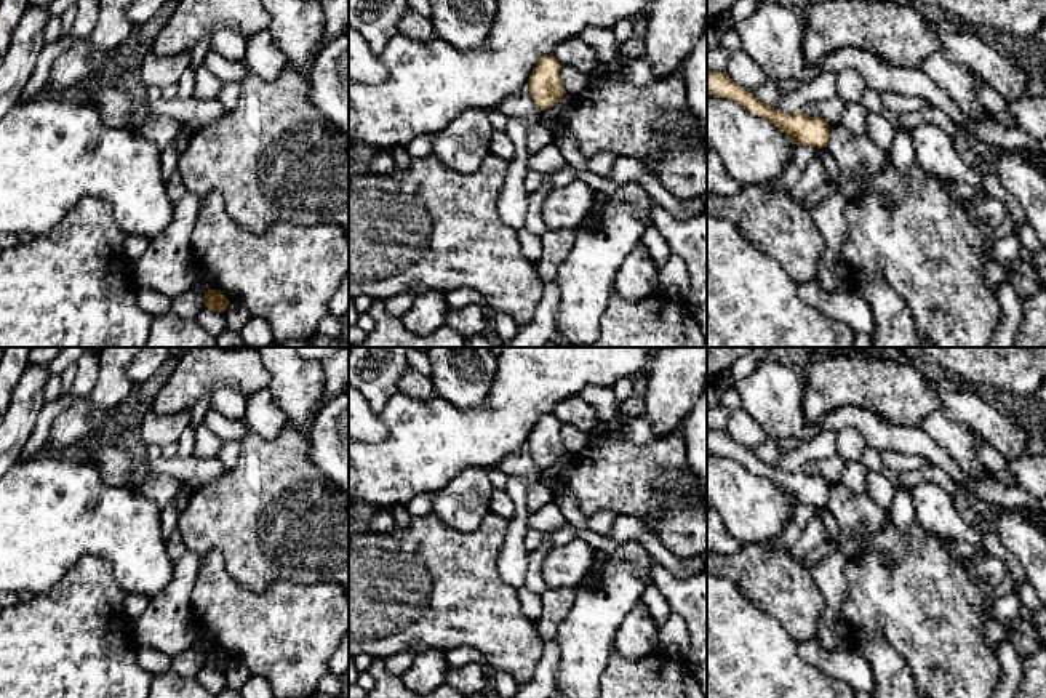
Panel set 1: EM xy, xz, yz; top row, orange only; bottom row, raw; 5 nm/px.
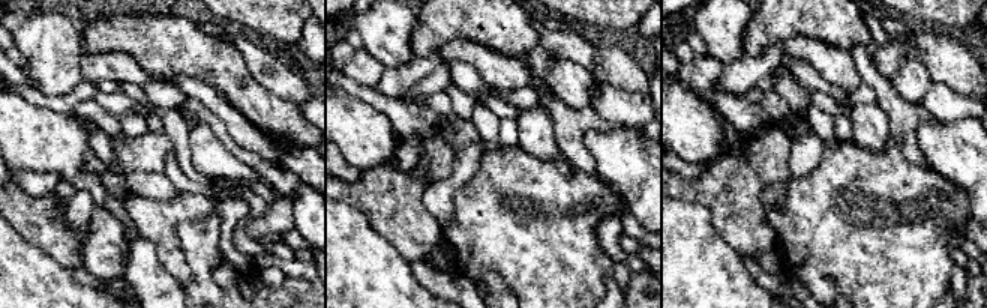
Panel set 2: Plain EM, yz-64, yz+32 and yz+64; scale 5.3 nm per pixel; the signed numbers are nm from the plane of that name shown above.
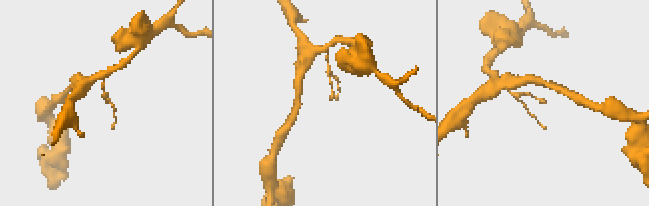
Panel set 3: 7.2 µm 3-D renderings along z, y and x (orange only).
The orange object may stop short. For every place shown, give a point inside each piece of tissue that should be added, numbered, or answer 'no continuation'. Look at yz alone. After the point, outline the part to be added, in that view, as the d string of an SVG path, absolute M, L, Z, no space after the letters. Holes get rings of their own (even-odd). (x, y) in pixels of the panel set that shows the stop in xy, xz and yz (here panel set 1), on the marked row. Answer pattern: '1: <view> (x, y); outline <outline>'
no continuation

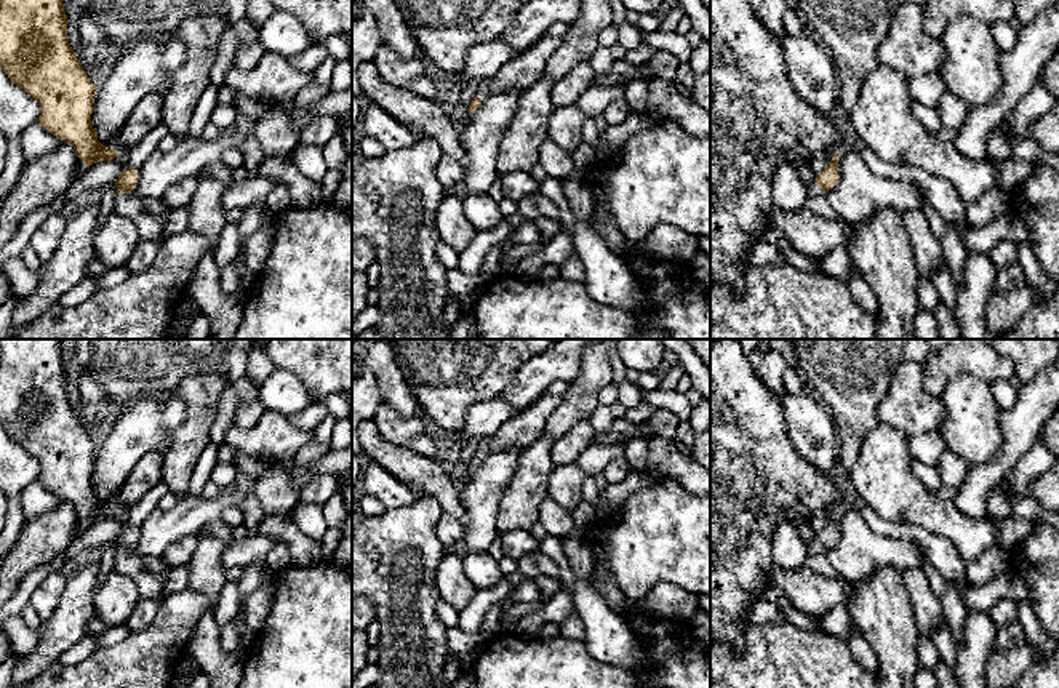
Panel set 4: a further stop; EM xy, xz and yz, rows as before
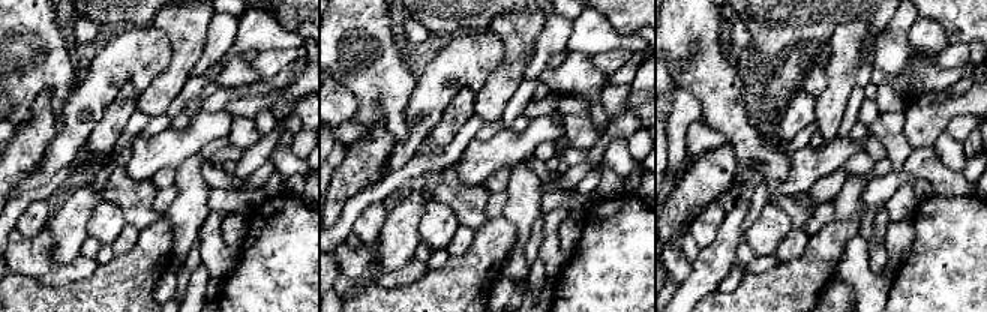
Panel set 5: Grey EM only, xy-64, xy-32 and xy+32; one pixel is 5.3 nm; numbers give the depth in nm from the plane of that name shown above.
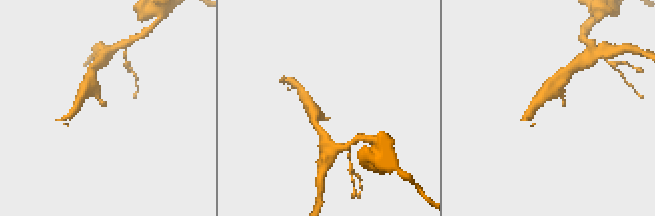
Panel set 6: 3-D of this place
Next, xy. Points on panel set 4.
1: xy (149, 215); outline M134 190L117 195L115 211L136 224L142 238L160 240L170 208L162 198L138 198Z

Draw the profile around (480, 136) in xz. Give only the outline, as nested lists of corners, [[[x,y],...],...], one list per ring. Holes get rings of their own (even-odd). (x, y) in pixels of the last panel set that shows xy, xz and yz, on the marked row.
[[[512,90],[485,98],[459,128],[461,144],[469,155],[467,195],[488,194],[499,176],[496,162],[501,139],[515,114],[520,94]]]

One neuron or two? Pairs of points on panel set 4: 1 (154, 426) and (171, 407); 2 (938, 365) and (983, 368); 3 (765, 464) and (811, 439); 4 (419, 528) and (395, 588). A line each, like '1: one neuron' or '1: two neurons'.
1: one neuron
2: one neuron
3: two neurons
4: one neuron

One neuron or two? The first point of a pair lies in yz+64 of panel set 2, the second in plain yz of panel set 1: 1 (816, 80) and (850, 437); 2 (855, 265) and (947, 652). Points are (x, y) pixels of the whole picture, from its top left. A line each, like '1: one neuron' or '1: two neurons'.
1: one neuron
2: one neuron

